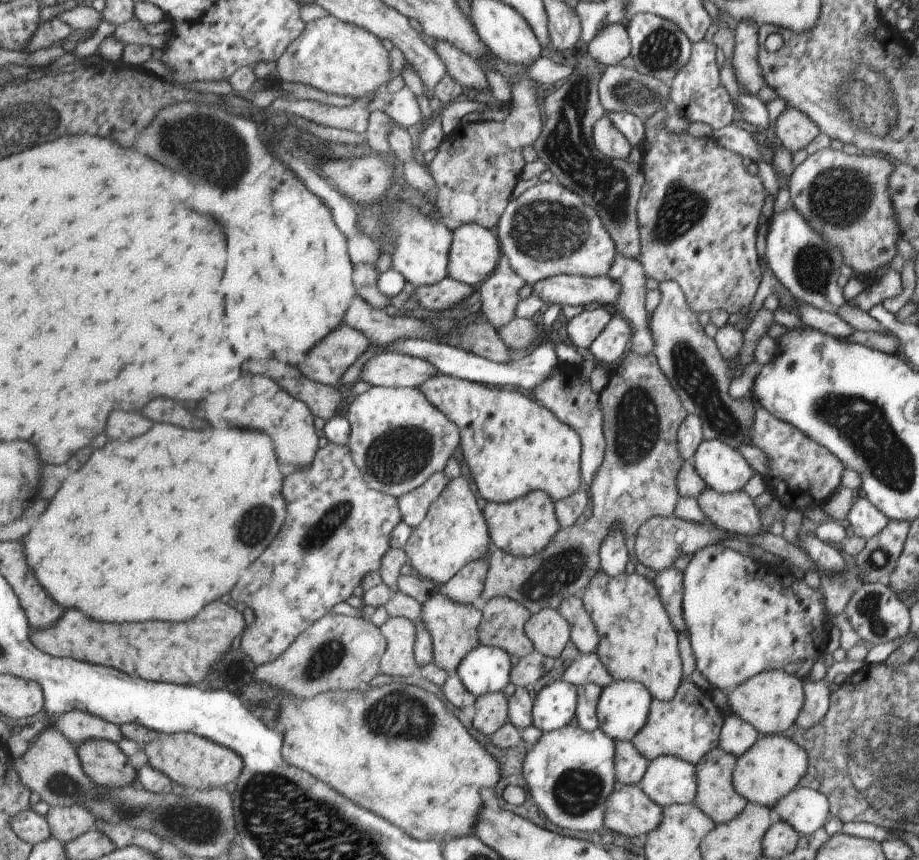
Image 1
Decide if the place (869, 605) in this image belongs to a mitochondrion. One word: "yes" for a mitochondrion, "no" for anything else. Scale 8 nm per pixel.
yes

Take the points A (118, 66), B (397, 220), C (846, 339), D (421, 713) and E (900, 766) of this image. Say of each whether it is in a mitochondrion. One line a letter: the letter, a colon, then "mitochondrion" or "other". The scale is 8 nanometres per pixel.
A: other
B: mitochondrion
C: other
D: mitochondrion
E: mitochondrion

